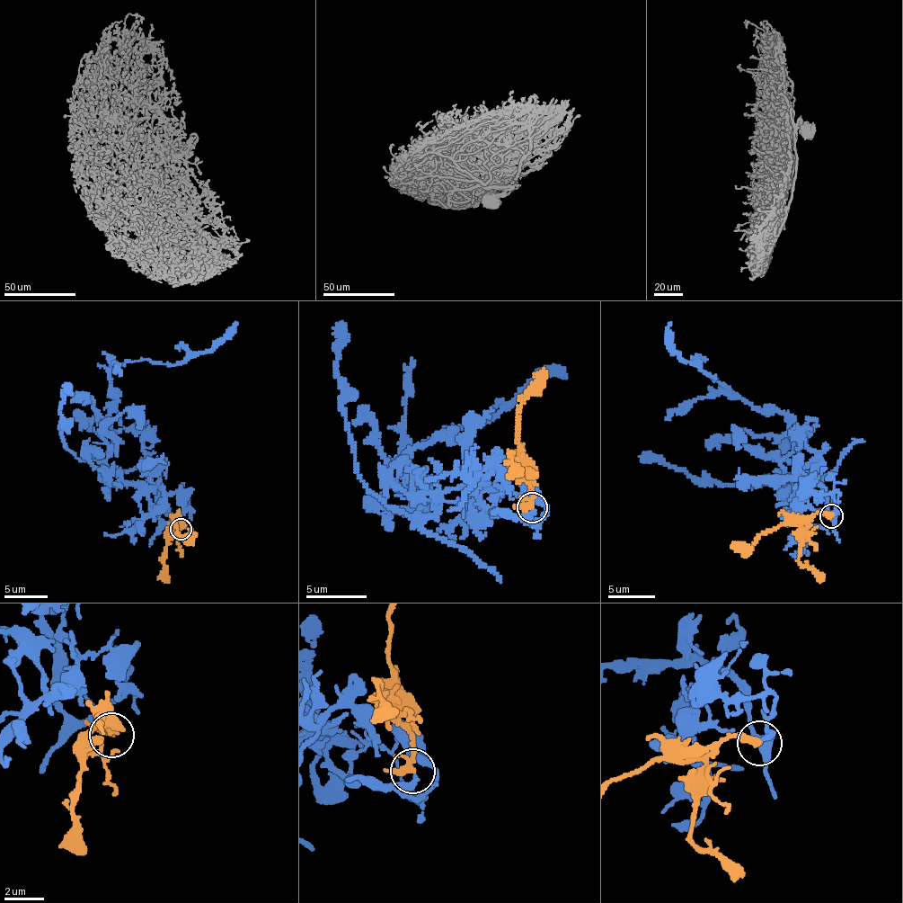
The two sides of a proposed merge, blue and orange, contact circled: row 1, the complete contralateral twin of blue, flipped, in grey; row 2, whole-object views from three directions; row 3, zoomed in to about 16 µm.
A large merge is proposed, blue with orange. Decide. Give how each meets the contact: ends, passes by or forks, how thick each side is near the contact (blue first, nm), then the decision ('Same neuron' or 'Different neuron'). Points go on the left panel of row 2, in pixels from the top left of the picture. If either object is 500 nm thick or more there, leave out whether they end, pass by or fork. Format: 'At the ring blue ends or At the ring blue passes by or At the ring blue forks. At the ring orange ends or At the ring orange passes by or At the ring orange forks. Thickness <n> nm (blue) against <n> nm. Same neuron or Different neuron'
At the ring blue ends. At the ring orange forks. Thickness 280 nm (blue) against 240 nm. Same neuron

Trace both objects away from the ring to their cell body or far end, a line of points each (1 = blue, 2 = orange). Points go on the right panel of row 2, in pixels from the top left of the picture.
1: (831, 514), (836, 492), (807, 483), (795, 516), (814, 482), (790, 423), (680, 357), (671, 322)
2: (831, 516), (791, 516), (781, 525), (766, 529), (750, 547), (730, 548)

